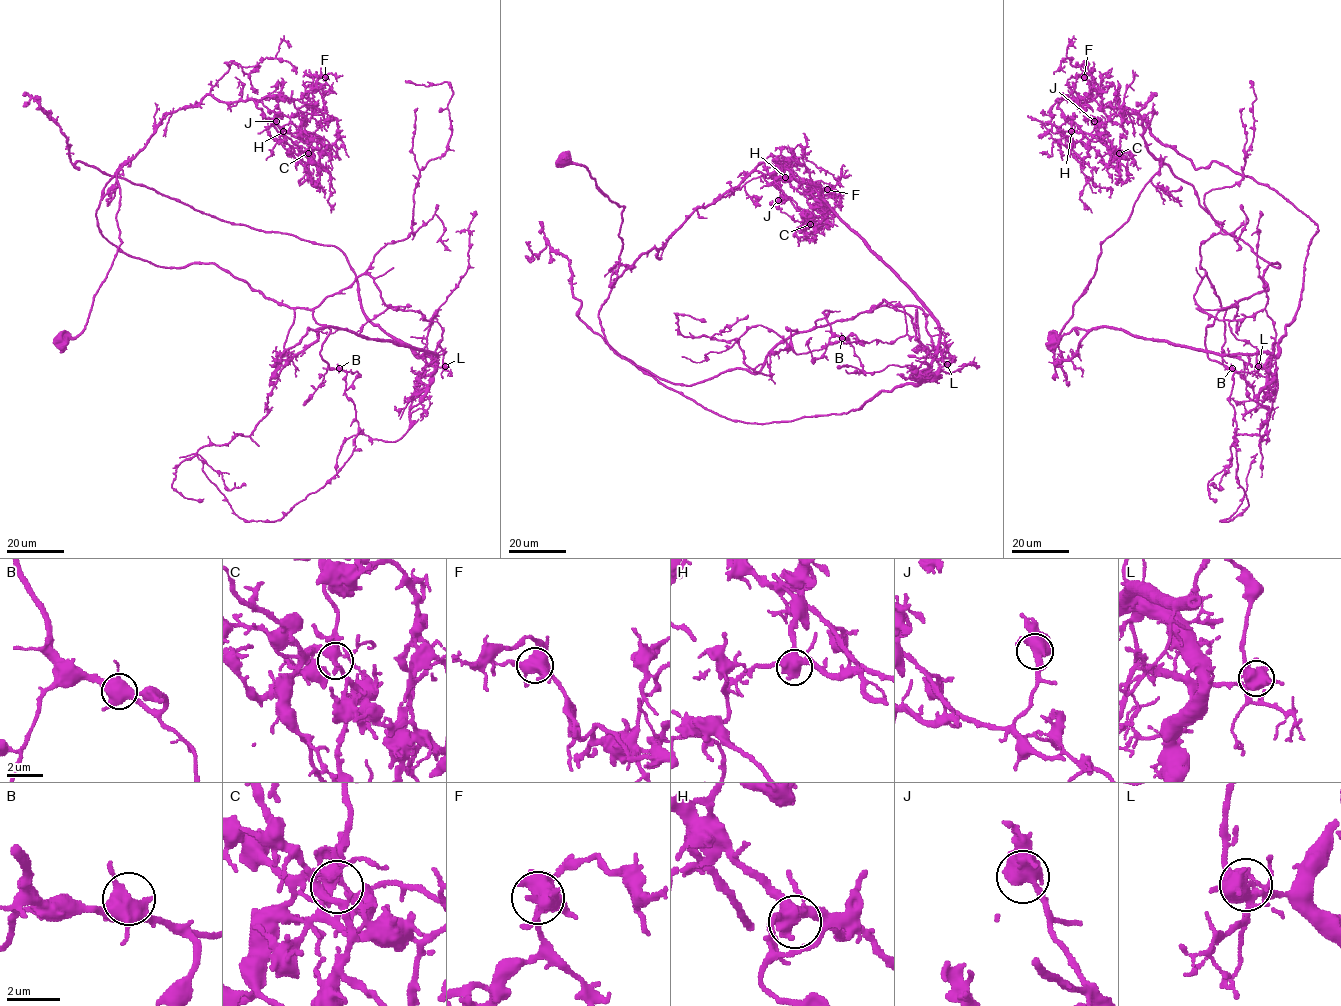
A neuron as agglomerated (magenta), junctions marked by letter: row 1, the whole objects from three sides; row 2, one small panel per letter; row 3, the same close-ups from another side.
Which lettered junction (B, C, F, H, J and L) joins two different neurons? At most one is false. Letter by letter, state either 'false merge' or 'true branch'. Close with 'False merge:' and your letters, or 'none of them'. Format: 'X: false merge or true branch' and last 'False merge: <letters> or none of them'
B: true branch
C: true branch
F: true branch
H: true branch
J: true branch
L: false merge
False merge: L

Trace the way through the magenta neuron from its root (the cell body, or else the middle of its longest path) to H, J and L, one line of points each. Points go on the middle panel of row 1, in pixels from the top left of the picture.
H: (563, 161), (582, 165), (623, 207), (624, 265), (662, 248), (695, 209), (760, 162), (785, 177)
J: (563, 161), (582, 165), (623, 207), (624, 265), (662, 248), (695, 209), (760, 162), (784, 196), (778, 200)
L: (563, 161), (623, 207), (598, 317), (632, 363), (756, 373), (884, 299), (947, 364)

